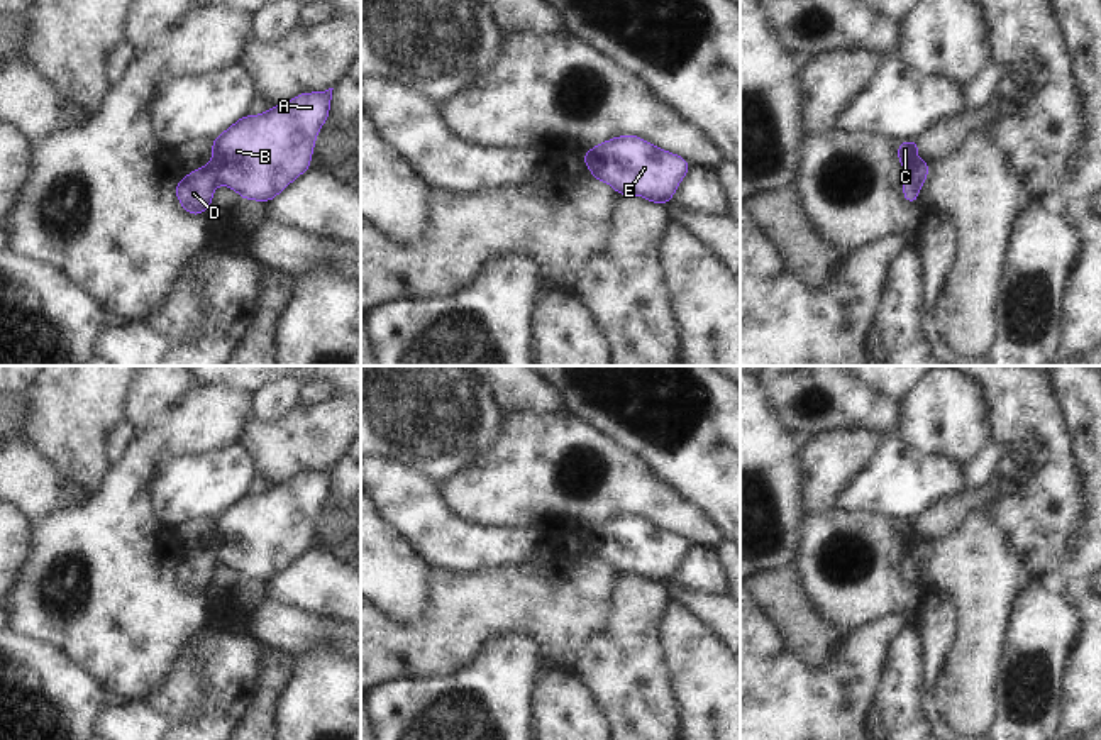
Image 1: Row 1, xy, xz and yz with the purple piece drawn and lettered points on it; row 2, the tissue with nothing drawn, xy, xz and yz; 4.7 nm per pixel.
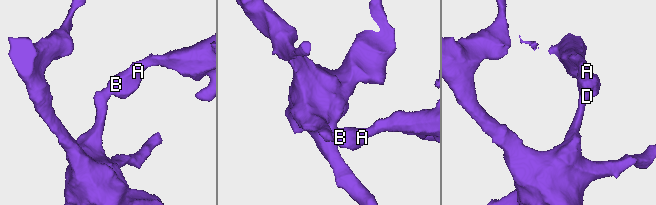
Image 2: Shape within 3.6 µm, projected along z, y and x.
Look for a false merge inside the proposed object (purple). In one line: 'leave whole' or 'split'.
split

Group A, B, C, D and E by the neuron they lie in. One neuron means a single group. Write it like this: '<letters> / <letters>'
A B C E / D

